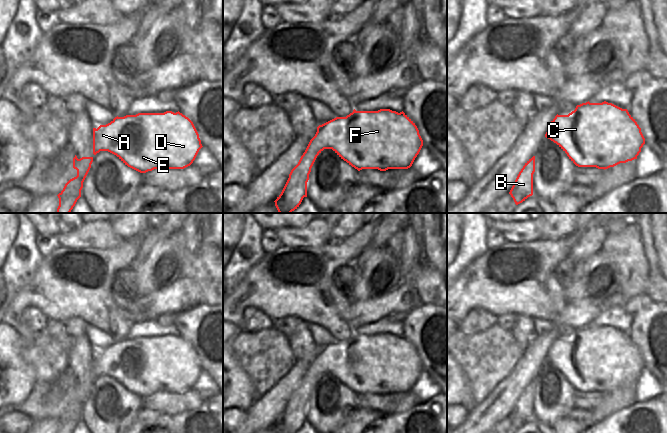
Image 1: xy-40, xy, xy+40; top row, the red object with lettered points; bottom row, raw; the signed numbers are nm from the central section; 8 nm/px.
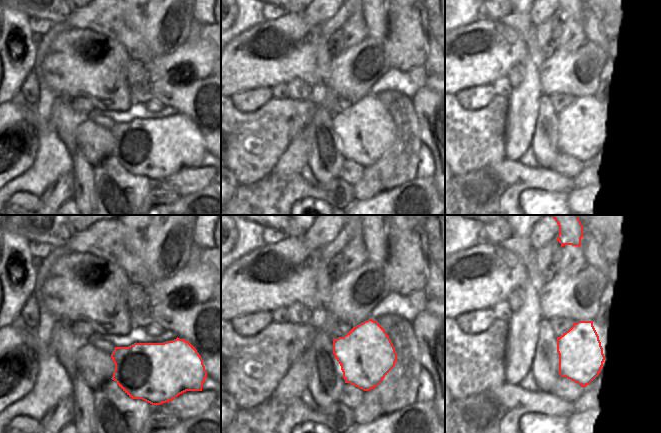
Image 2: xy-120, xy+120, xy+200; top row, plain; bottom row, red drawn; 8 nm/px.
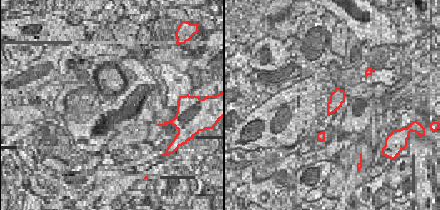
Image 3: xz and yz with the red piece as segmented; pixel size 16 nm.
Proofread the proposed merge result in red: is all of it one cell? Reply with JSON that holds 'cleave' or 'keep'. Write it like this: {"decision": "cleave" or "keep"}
{"decision": "keep"}

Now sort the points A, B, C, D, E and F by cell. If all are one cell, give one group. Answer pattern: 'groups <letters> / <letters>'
groups A B C D E F

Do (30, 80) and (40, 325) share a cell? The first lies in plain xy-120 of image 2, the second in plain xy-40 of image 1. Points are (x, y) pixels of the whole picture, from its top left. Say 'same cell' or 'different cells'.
same cell

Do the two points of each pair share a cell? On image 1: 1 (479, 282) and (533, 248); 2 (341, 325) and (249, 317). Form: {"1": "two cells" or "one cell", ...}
{"1": "one cell", "2": "two cells"}

